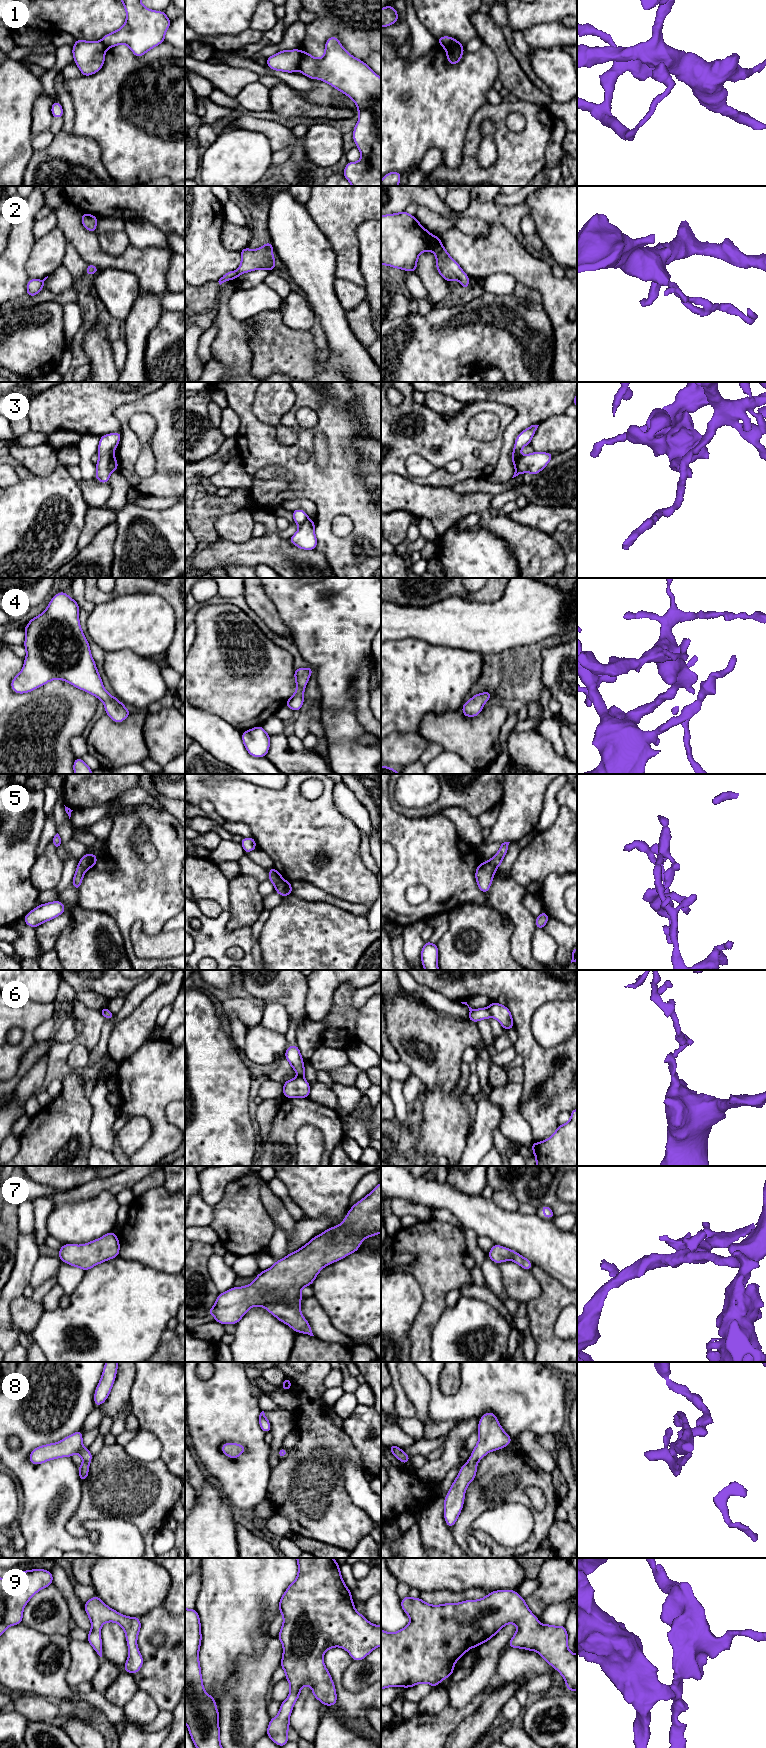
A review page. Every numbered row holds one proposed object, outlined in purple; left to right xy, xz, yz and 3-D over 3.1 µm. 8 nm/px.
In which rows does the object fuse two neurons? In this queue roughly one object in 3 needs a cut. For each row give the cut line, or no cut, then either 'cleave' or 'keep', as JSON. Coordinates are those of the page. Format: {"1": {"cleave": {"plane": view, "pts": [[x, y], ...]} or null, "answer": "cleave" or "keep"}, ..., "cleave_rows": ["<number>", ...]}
{"1": {"cleave": {"plane": "yz", "pts": [[442, 44], [463, 48]]}, "answer": "cleave"}, "2": {"cleave": {"plane": "xz", "pts": [[236, 271], [239, 274]]}, "answer": "cleave"}, "3": {"cleave": {"plane": "yz", "pts": [[520, 456], [518, 469], [522, 473]]}, "answer": "cleave"}, "4": {"cleave": null, "answer": "keep"}, "5": {"cleave": {"plane": "yz", "pts": [[487, 862], [495, 869]]}, "answer": "cleave"}, "6": {"cleave": {"plane": "yz", "pts": [[487, 1008], [492, 1016]]}, "answer": "cleave"}, "7": {"cleave": null, "answer": "keep"}, "8": {"cleave": null, "answer": "keep"}, "9": {"cleave": null, "answer": "keep"}, "cleave_rows": ["1", "2", "3", "5", "6"]}

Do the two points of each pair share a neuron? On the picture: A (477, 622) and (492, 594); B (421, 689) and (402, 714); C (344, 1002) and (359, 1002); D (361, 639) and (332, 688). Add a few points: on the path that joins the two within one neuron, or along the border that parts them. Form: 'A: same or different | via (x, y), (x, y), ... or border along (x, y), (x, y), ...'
A: different | border along (506, 588), (497, 600), (486, 602), (465, 600)
B: same | via (415, 695), (402, 708)
C: different | border along (356, 988), (352, 995), (352, 1004), (358, 1009)
D: same | via (349, 651), (335, 665), (335, 676)

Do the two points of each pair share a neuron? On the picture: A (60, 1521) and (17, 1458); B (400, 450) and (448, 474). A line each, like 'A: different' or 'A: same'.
A: same
B: same

